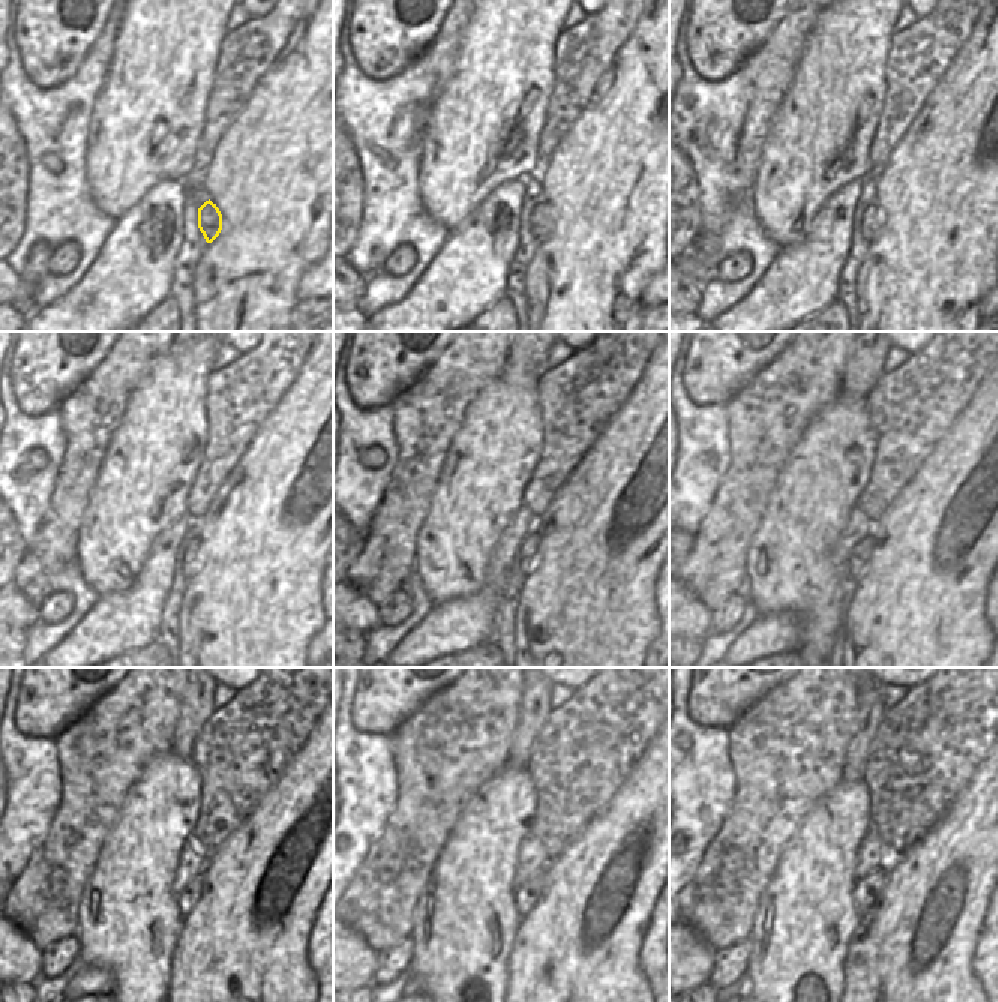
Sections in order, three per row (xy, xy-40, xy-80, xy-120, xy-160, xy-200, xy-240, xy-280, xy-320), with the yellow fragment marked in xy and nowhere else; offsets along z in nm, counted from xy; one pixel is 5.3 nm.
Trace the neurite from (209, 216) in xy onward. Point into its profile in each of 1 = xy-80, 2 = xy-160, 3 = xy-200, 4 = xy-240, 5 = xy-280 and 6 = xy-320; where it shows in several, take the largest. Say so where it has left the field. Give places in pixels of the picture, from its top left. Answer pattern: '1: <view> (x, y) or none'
1: xy-80 (874, 216)
2: xy-160 (527, 549)
3: xy-200 (860, 557)
4: xy-240 (186, 899)
5: xy-280 (527, 894)
6: xy-320 (868, 890)

